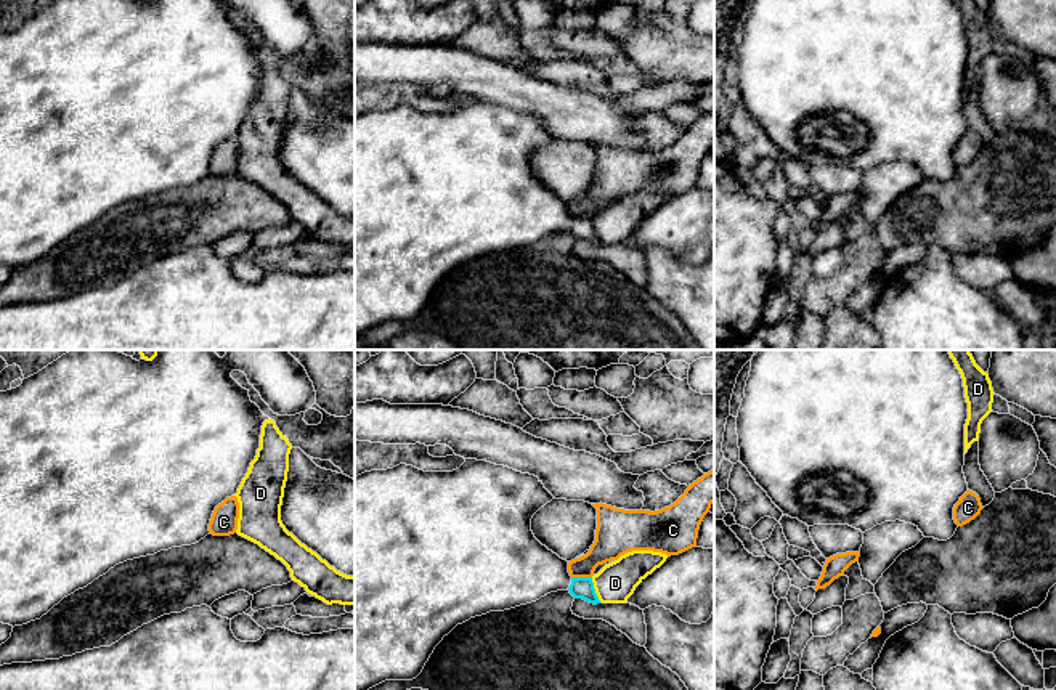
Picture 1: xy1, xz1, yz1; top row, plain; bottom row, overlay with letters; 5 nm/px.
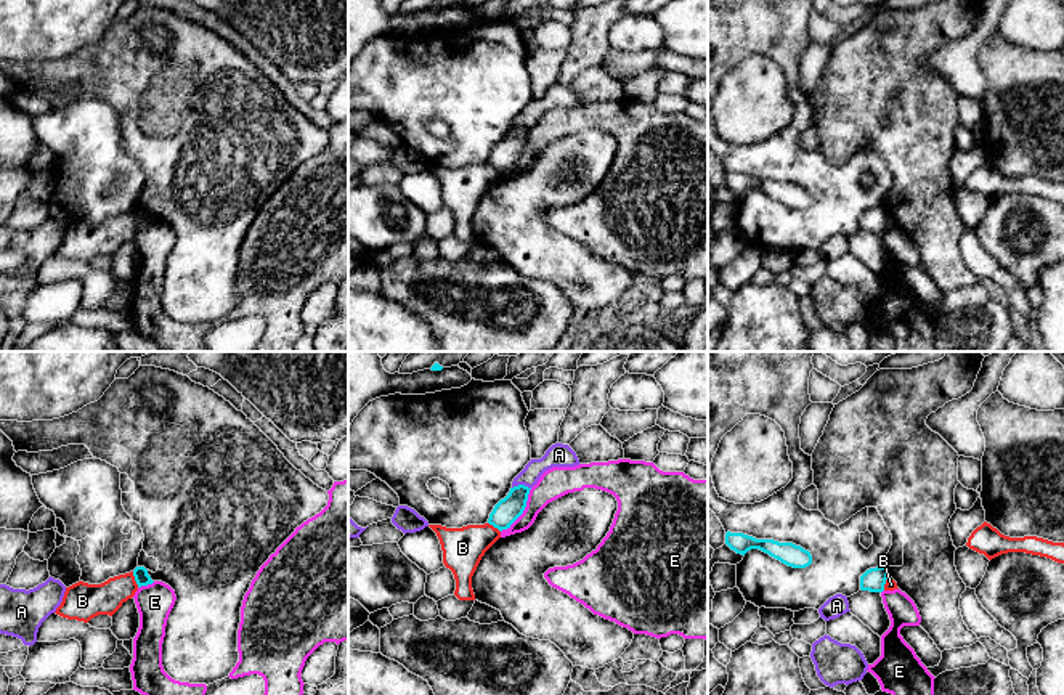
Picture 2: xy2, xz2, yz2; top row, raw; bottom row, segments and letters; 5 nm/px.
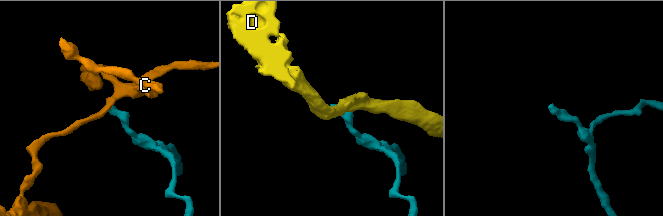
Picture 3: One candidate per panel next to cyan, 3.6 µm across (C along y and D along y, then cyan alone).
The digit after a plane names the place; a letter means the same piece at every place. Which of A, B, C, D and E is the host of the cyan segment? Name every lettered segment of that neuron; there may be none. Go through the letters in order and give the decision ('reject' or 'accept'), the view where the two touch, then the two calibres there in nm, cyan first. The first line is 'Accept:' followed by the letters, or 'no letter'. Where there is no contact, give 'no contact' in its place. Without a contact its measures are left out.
Accept: no letter
A: reject; meets cyan in xz2; 120 nm thick on the cyan side, 120 nm on the other
B: reject; meets cyan in xy2; 70 nm thick on the cyan side, 160 nm on the other
C: reject; meets cyan in xz1; 110 nm thick on the cyan side, 180 nm on the other
D: reject; meets cyan in xz1; 110 nm thick on the cyan side, 200 nm on the other
E: reject; meets cyan in xz2; 120 nm thick on the cyan side, 150 nm on the other

